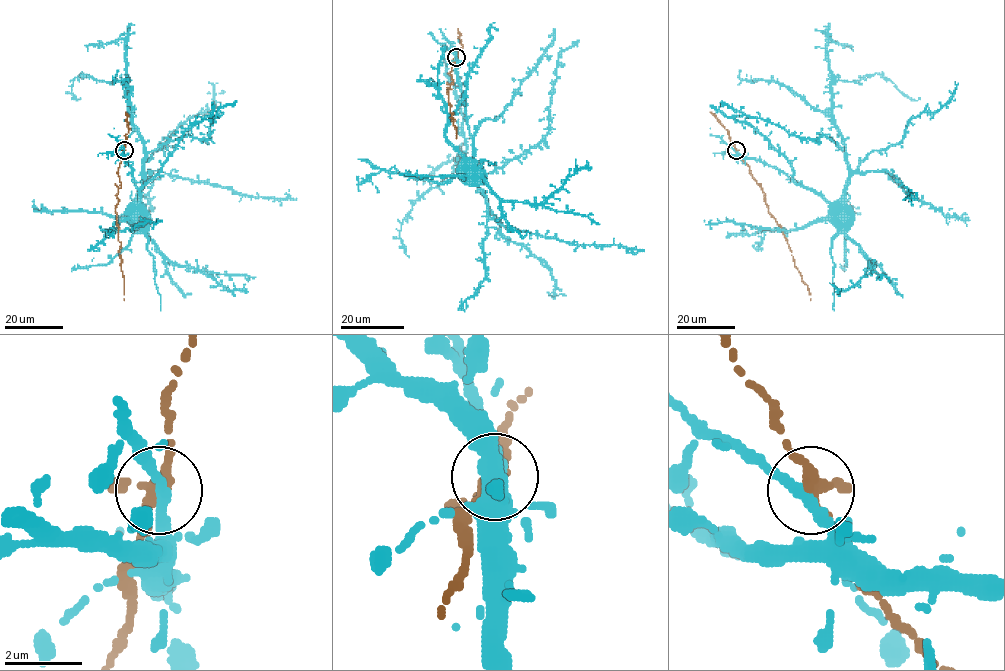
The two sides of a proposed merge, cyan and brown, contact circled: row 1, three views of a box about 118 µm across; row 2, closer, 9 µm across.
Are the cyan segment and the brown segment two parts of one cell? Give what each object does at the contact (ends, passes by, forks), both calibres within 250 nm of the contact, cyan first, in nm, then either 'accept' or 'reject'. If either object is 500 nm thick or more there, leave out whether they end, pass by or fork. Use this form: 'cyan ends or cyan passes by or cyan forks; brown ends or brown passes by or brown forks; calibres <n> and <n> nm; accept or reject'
cyan passes by; brown forks; calibres 280 and 280 nm; accept

